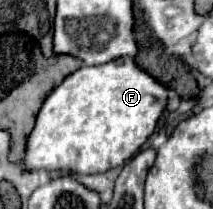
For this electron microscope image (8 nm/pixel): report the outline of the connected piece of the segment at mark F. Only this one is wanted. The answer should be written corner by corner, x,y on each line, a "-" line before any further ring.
117,58
99,66
83,64
79,70
69,74
45,100
37,116
37,124
27,138
27,156
23,168
97,174
125,164
155,132
157,122
167,106
167,94
169,88
155,80
149,72
141,70
133,58

